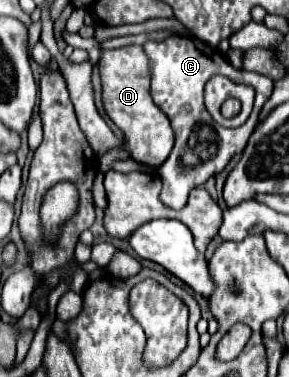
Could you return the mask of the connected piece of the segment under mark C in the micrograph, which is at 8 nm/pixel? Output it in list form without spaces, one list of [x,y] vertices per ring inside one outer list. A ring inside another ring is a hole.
[[[170,35],[162,41],[146,41],[144,51],[150,57],[152,99],[168,115],[176,135],[176,145],[172,153],[158,167],[158,175],[164,183],[160,197],[168,207],[182,209],[194,187],[204,185],[212,175],[218,175],[236,153],[244,151],[248,137],[252,135],[258,123],[258,115],[272,95],[272,79],[260,73],[234,69],[218,49],[212,49],[210,45],[192,35]],[[212,75],[227,76],[236,83],[252,85],[258,91],[258,95],[254,97],[254,111],[242,127],[224,129],[220,125],[214,125],[210,113],[204,107],[202,97],[204,85]]]

